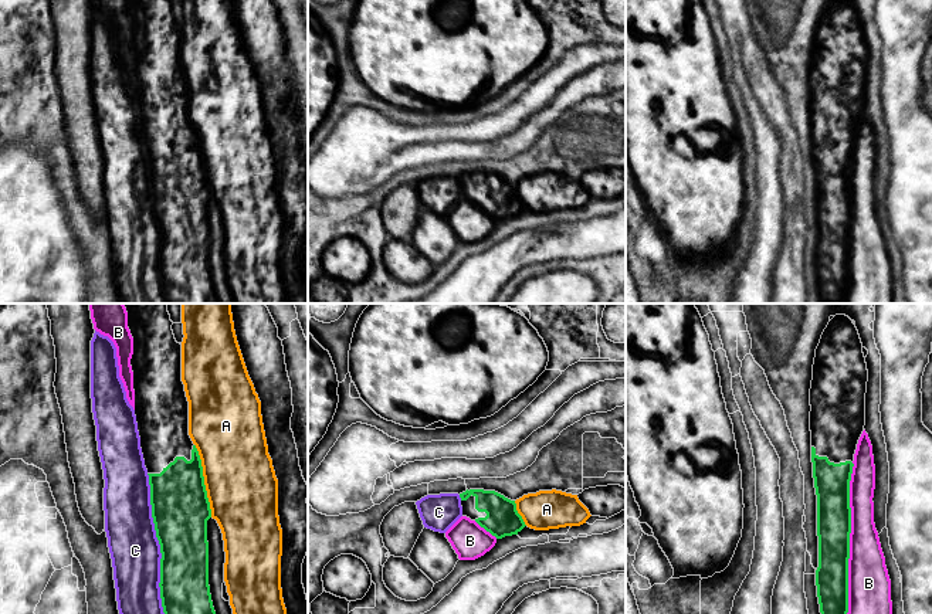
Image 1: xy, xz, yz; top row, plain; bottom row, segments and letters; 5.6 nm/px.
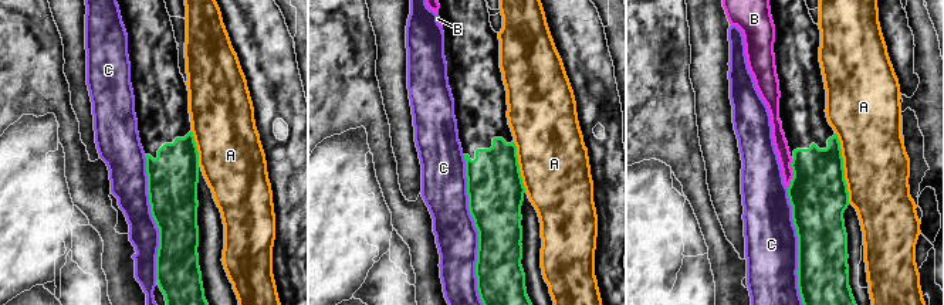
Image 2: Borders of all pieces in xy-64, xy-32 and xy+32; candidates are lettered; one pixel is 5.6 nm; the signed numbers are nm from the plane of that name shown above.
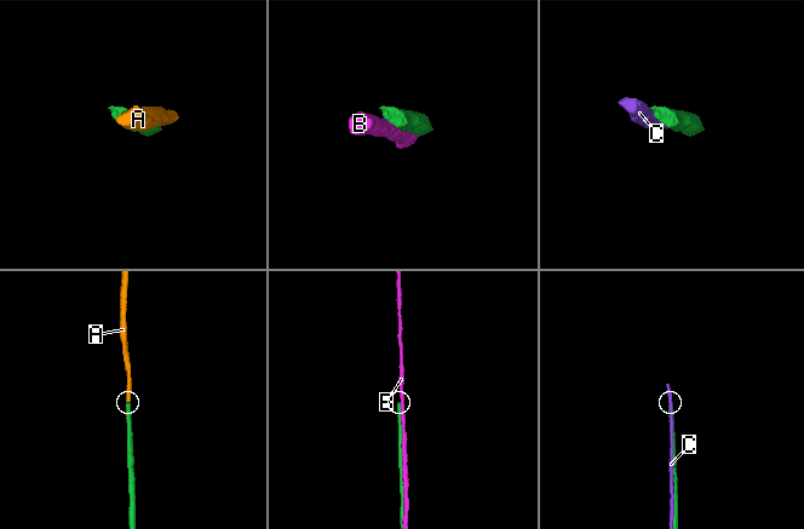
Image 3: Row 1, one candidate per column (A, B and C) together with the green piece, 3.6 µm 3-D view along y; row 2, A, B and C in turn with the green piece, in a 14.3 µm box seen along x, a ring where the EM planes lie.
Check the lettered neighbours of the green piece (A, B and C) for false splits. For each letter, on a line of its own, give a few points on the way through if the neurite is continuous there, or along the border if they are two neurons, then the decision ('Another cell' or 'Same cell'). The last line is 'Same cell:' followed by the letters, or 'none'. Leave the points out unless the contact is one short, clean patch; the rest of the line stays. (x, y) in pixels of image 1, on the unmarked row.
A: Another cell
B: Another cell
C: Another cell
Same cell: none

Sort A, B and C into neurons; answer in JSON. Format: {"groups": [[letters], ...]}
{"groups": [["A"], ["B"], ["C"]]}

